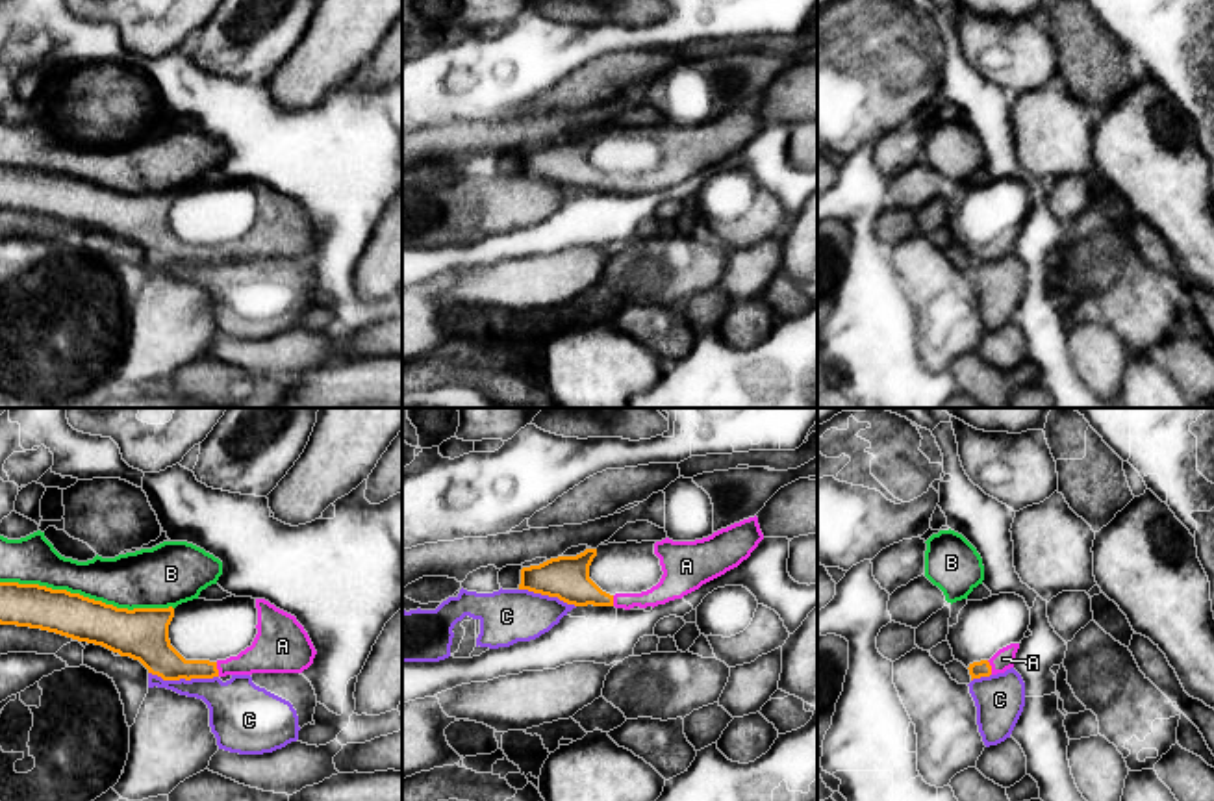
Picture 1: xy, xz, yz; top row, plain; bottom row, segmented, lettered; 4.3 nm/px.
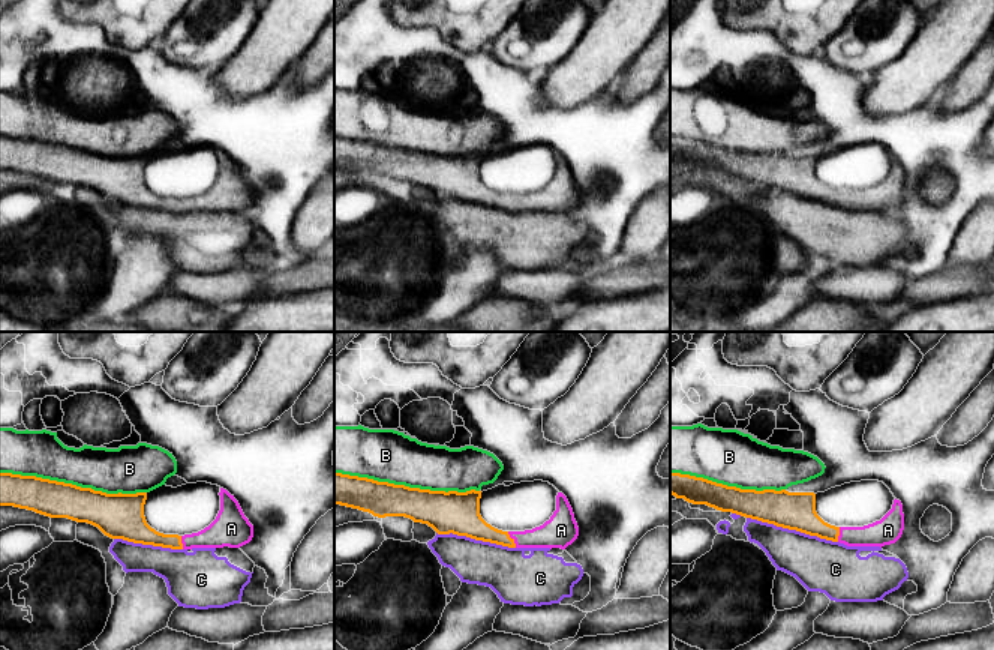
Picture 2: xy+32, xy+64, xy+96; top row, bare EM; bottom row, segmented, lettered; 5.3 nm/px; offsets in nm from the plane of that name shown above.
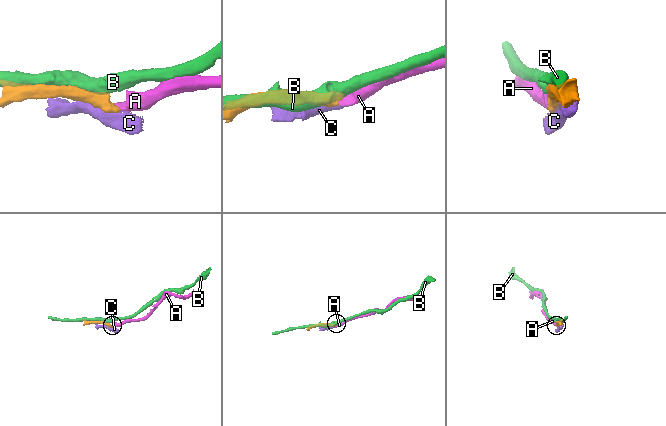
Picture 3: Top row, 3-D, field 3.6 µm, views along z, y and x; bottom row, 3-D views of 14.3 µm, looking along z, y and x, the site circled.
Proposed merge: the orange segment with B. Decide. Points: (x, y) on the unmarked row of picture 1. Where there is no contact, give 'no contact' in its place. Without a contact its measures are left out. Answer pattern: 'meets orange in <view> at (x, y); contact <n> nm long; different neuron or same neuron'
meets orange in xy at (88, 182); contact 750 nm long; different neuron

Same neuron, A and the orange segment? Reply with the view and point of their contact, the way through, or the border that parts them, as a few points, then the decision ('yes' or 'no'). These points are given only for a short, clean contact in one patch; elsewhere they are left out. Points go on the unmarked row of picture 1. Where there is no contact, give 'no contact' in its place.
meets orange in xy at (217, 254); runs through xy (162, 243), (177, 253), (217, 254), (243, 249), (271, 236); yes

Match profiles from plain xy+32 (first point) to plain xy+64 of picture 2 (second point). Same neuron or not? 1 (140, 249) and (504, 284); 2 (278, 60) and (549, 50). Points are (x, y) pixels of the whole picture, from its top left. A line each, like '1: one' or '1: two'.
1: two
2: two

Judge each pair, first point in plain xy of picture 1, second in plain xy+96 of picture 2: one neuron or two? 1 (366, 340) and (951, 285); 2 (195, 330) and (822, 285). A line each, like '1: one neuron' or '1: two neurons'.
1: one neuron
2: two neurons

